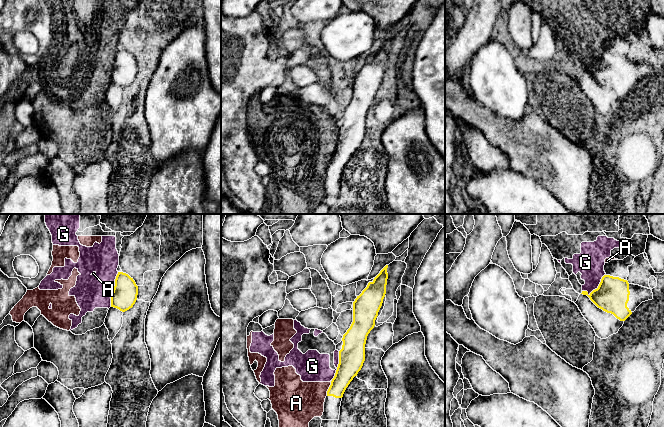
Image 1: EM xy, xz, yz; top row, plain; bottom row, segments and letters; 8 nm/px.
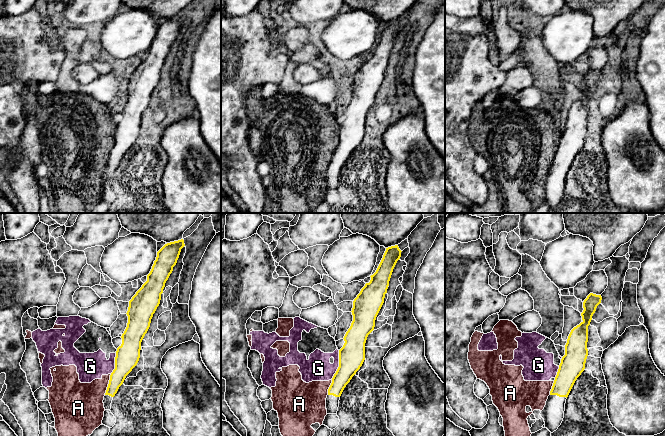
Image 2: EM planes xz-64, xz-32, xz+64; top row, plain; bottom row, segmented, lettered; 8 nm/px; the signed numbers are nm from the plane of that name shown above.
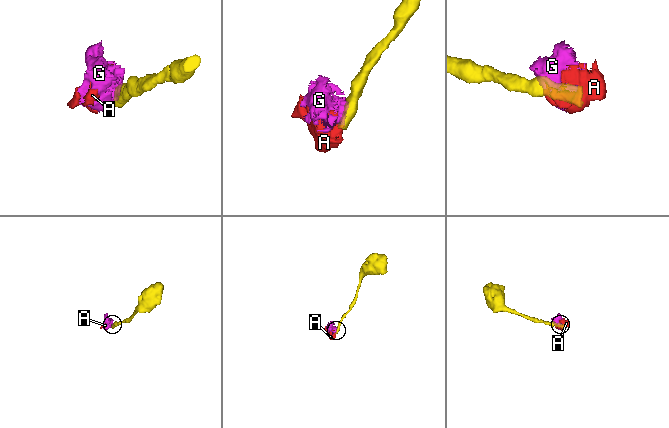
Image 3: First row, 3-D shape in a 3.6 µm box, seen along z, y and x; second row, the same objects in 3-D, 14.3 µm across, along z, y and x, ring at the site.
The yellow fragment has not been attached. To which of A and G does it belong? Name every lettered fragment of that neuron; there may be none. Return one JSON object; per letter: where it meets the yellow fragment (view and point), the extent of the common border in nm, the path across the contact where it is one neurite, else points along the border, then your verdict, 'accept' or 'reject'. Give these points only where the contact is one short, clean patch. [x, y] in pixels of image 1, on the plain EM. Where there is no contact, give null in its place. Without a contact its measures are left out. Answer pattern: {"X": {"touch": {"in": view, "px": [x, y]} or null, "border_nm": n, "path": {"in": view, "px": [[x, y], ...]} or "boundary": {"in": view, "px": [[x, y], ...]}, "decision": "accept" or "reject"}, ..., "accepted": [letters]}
{"A": {"touch": {"in": "xz", "px": [329, 164]}, "border_nm": 130, "boundary": {"in": "xz", "px": [[331, 157], [326, 171]]}, "decision": "reject"}, "G": {"touch": {"in": "yz", "px": [597, 64]}, "border_nm": 240, "boundary": {"in": "yz", "px": [[605, 50], [596, 64], [589, 69], [582, 67]]}, "decision": "reject"}, "accepted": []}

